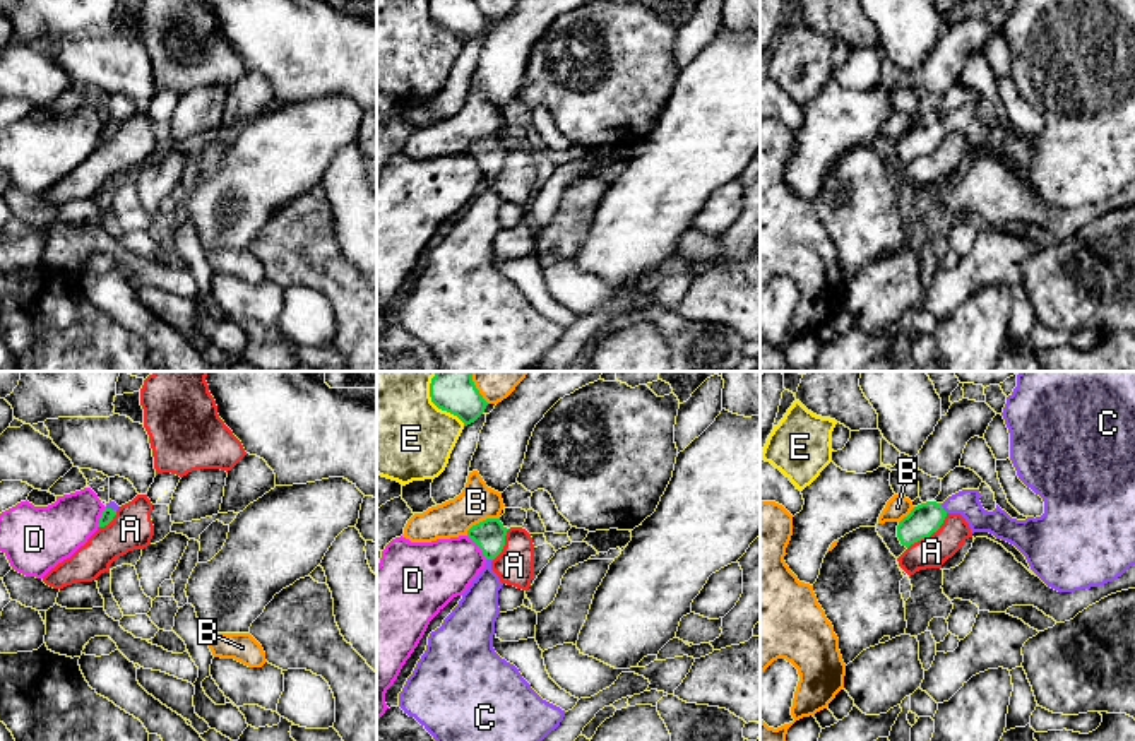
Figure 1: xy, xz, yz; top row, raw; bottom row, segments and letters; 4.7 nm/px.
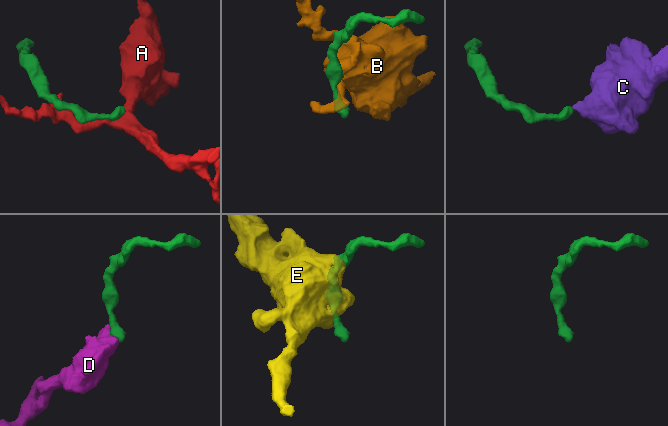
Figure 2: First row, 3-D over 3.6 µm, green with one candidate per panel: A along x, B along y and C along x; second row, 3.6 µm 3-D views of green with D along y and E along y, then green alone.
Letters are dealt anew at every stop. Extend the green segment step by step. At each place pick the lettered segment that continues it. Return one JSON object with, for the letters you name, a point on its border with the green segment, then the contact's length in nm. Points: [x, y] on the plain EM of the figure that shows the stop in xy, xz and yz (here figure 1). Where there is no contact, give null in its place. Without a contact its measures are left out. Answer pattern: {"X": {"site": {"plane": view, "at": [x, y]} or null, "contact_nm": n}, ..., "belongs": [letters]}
{"C": {"site": {"plane": "yz", "at": [942, 125]}, "contact_nm": 60}, "belongs": ["C"]}

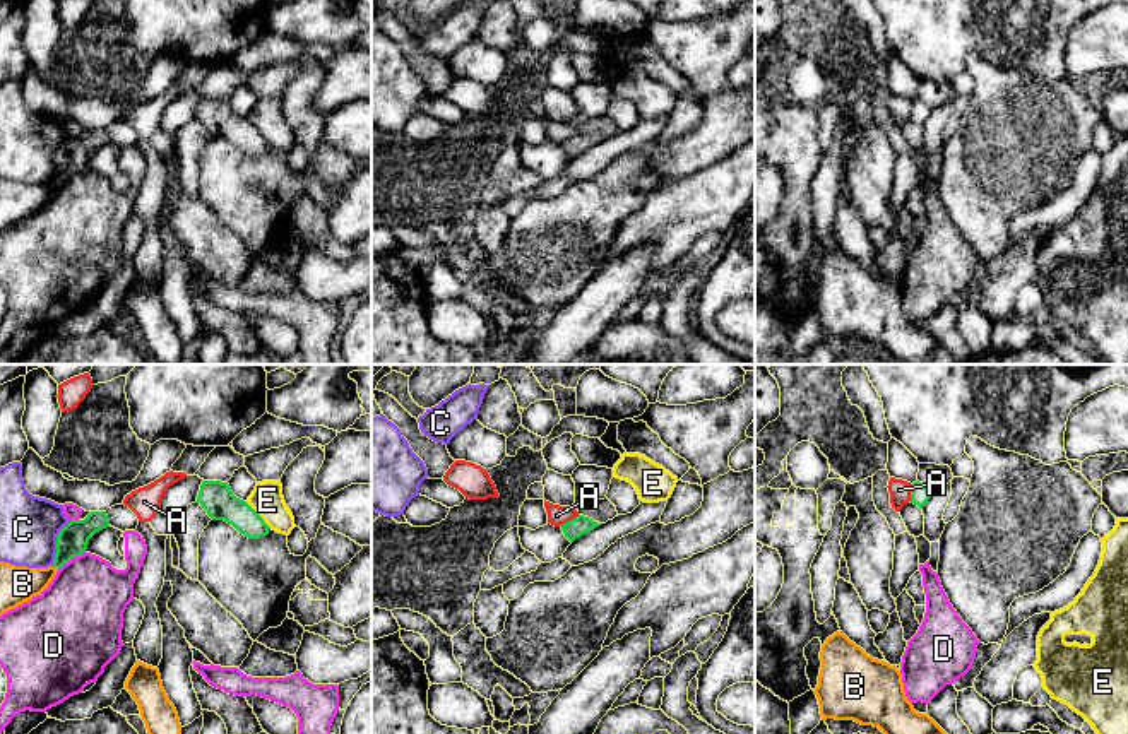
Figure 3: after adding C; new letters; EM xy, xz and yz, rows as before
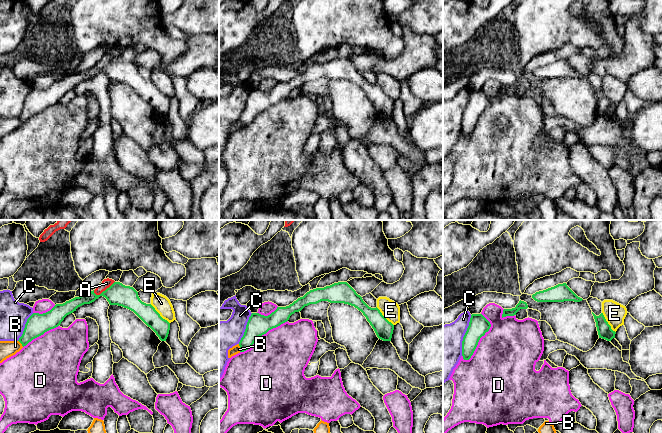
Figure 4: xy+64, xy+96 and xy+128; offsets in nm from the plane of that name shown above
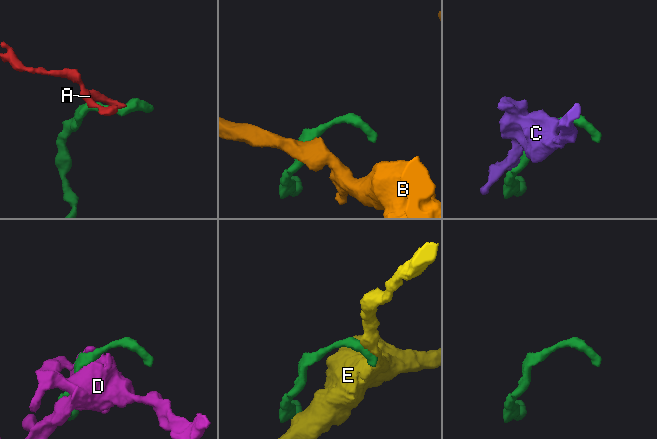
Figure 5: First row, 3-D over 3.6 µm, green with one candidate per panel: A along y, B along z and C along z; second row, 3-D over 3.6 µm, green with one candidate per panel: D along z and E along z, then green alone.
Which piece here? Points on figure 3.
{"belongs": []}

